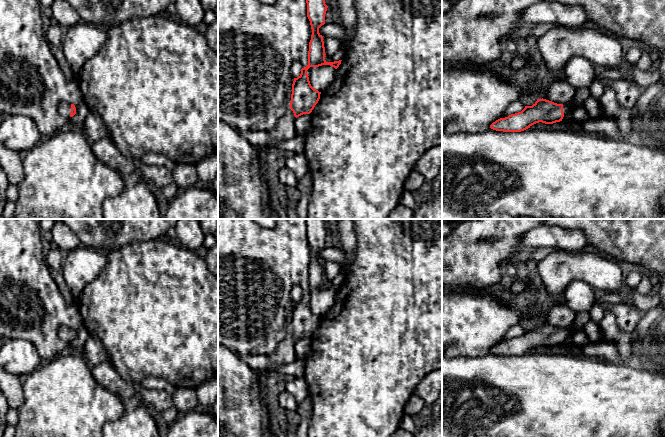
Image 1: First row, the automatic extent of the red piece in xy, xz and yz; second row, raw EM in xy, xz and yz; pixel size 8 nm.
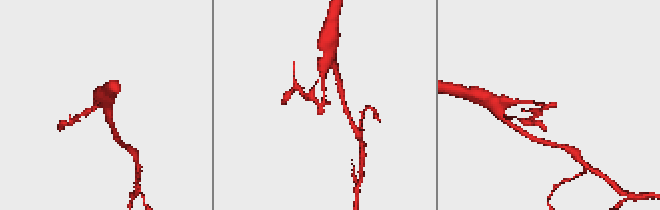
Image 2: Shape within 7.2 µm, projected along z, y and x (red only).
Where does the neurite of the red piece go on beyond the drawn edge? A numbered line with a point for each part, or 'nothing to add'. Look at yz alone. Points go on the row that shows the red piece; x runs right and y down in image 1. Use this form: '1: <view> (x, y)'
1: yz (581, 95)

